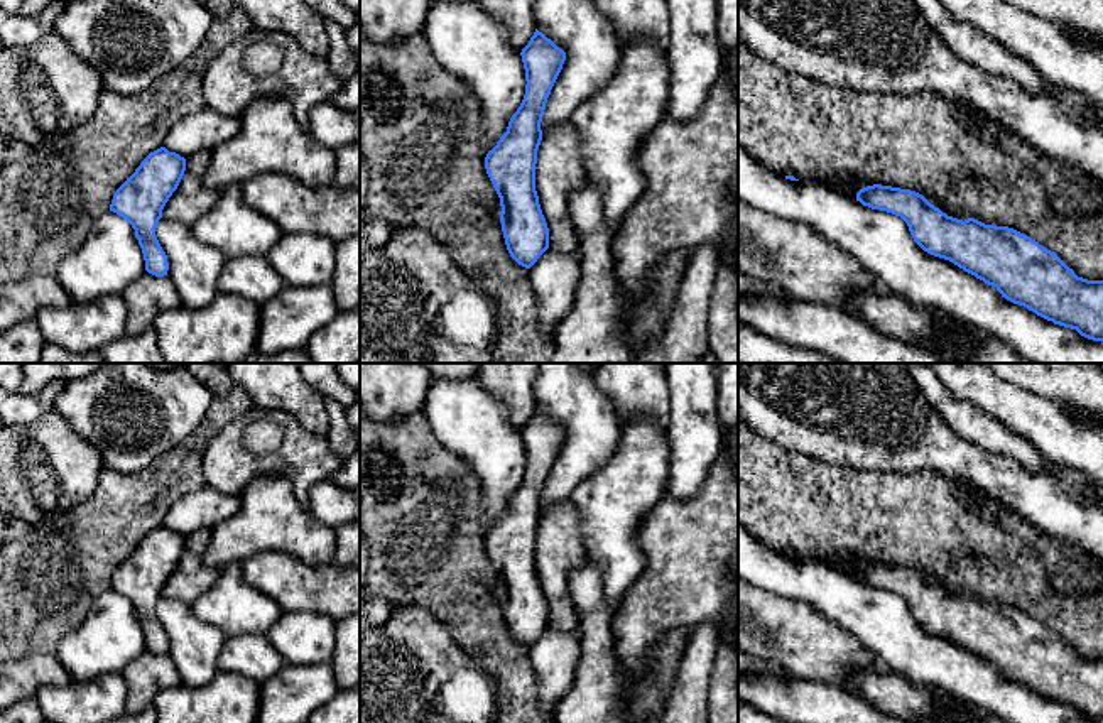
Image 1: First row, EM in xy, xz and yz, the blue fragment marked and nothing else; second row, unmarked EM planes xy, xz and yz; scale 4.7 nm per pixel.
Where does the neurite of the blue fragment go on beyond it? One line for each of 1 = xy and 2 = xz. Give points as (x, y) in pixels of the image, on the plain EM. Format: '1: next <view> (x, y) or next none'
1: next none
2: next none

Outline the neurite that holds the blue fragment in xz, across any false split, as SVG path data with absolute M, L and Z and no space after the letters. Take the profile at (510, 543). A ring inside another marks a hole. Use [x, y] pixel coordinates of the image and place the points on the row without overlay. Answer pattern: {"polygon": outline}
{"polygon": "M535 407L520 431L525 473L507 510L485 535L486 552L500 576L500 601L510 635L530 647L549 627L549 606L535 569L541 500L566 431Z"}

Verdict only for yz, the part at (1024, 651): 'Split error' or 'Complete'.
Complete

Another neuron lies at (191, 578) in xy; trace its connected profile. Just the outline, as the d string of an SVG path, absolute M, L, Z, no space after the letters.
M277 475L253 478L238 495L240 508L228 520L211 530L198 530L186 537L186 549L162 588L162 596L193 605L220 576L228 563L243 563L264 552L291 554L311 568L333 563L336 554L336 530L321 524L309 508L302 507L289 480Z

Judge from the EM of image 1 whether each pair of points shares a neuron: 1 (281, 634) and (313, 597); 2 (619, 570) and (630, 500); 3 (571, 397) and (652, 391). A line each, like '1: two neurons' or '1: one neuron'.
1: two neurons
2: one neuron
3: two neurons

